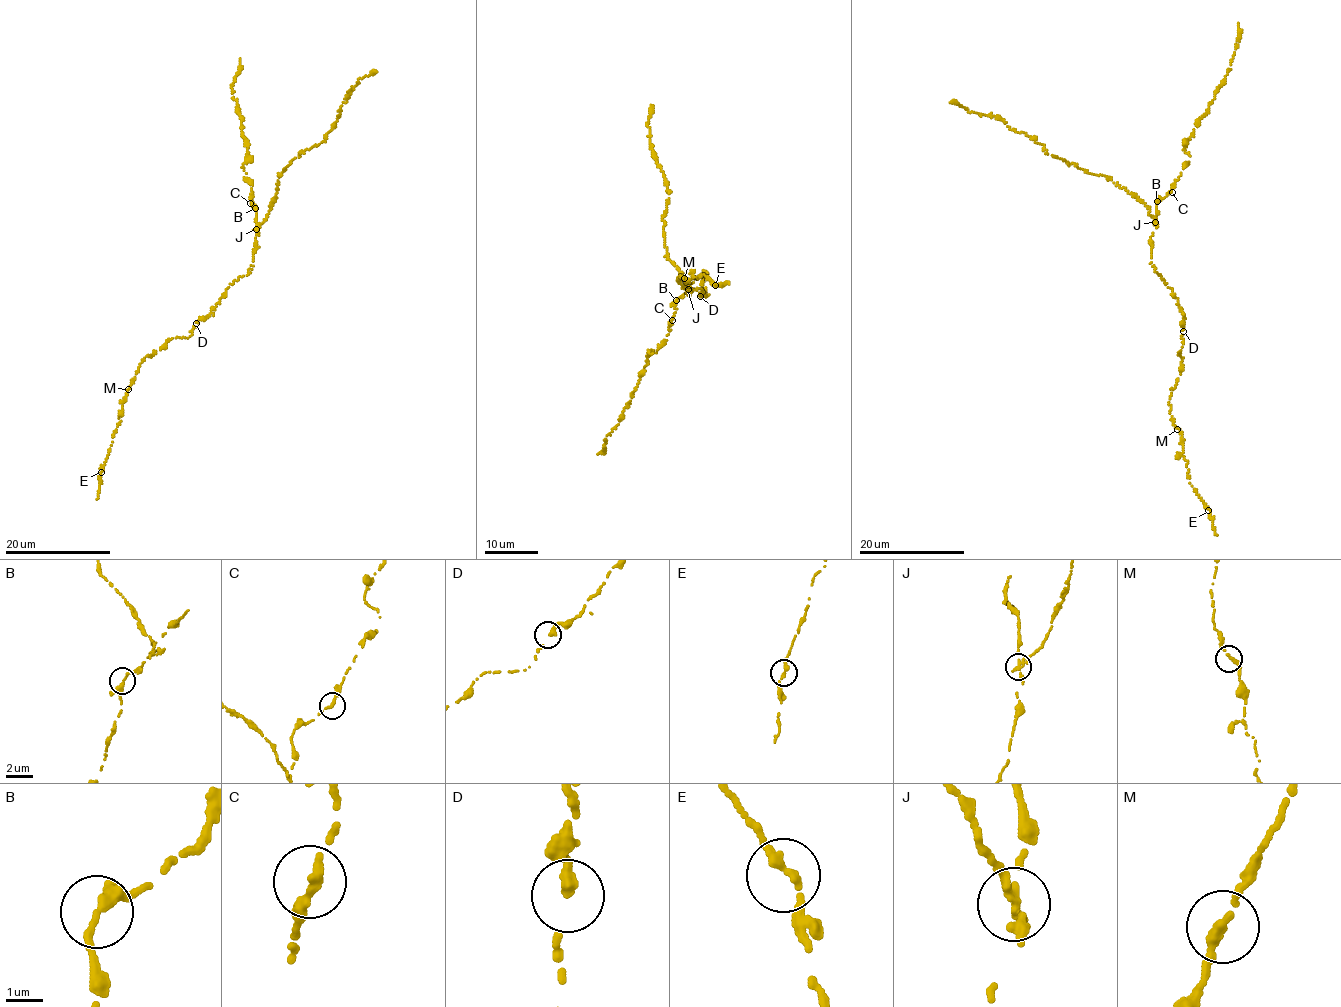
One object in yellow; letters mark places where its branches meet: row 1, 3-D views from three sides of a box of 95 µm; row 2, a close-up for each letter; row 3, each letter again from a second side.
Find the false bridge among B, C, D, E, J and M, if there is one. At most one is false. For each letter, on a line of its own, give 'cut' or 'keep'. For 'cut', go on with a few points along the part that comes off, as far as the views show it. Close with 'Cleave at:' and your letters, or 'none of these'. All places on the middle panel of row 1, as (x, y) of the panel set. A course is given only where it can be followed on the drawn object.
B: keep
C: keep
D: keep
E: keep
J: cut | (688, 290), (681, 271), (667, 258), (663, 216), (667, 210), (670, 193), (654, 155), (648, 122), (652, 105)
M: keep
Cleave at: J

